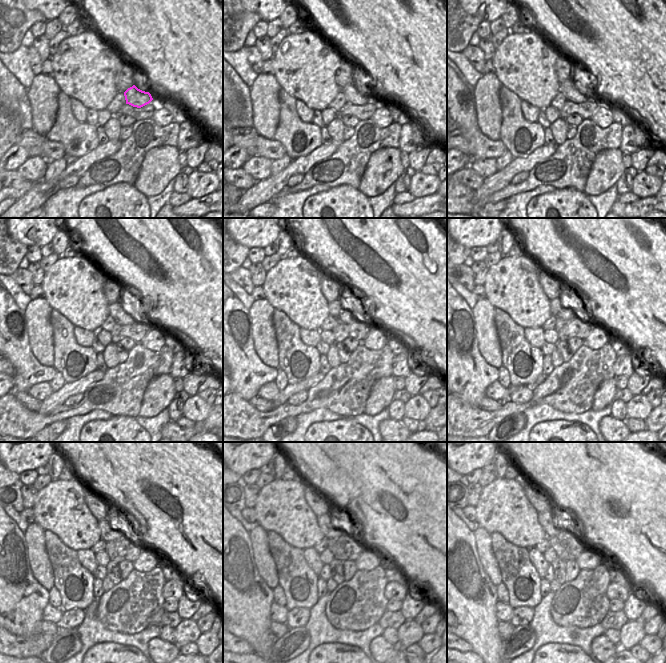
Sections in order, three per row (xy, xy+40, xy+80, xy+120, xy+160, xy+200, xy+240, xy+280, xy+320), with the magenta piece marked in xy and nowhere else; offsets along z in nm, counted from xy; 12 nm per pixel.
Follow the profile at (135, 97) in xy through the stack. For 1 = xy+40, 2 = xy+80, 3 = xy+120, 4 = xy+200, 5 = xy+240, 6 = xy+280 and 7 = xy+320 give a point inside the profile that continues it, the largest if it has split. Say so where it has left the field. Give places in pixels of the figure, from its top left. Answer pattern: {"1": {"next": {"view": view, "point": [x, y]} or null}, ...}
{"1": {"next": {"view": "xy+40", "point": [353, 95]}}, "2": {"next": {"view": "xy+80", "point": [569, 88]}}, "3": {"next": {"view": "xy+120", "point": [121, 315]}}, "4": {"next": {"view": "xy+200", "point": [566, 313]}}, "5": {"next": {"view": "xy+240", "point": [107, 534]}}, "6": {"next": {"view": "xy+280", "point": [326, 526]}}, "7": {"next": {"view": "xy+320", "point": [547, 520]}}}

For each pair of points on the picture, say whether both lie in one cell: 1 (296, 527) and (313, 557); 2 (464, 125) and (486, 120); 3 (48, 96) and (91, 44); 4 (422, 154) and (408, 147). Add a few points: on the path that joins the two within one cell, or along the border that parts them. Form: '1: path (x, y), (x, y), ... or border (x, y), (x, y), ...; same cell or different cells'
1: border (312, 547), (303, 549); different cells
2: border (473, 99), (477, 126), (491, 140); different cells
3: border (52, 77), (61, 90); different cells
4: border (421, 147), (408, 153); different cells

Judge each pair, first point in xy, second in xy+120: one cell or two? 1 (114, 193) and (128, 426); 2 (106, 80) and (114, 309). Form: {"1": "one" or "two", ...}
{"1": "one", "2": "two"}

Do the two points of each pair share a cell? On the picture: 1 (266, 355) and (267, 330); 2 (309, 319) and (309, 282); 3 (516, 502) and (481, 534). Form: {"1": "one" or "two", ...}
{"1": "one", "2": "one", "3": "two"}

